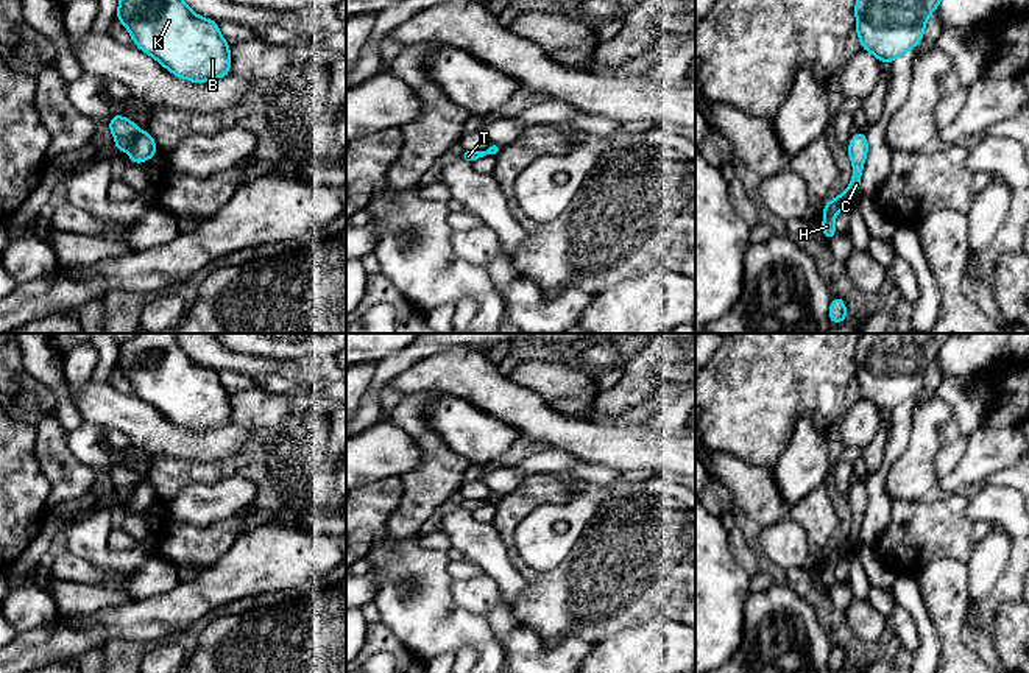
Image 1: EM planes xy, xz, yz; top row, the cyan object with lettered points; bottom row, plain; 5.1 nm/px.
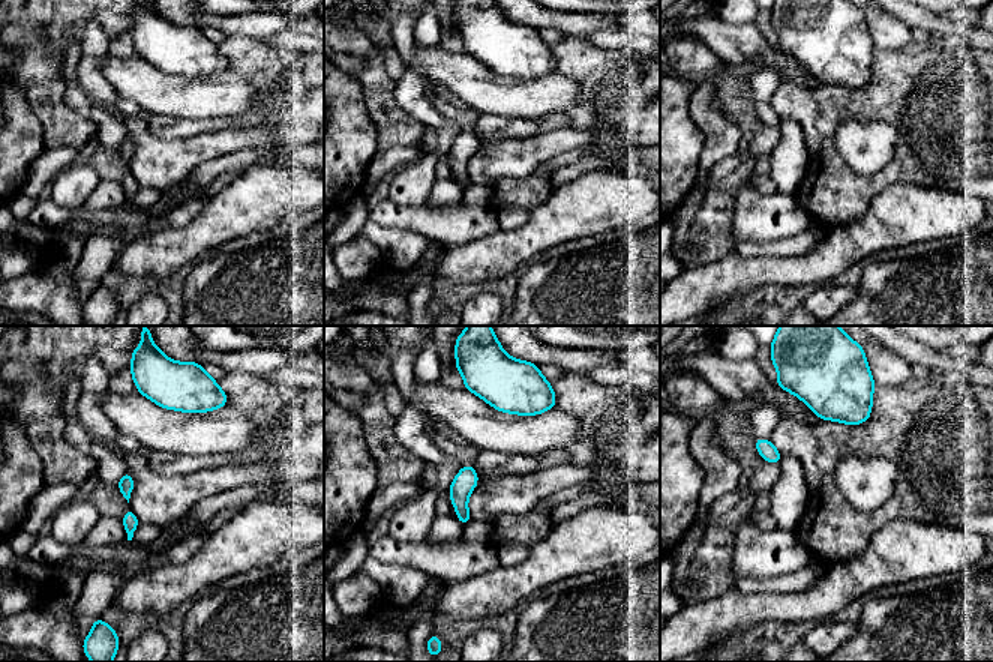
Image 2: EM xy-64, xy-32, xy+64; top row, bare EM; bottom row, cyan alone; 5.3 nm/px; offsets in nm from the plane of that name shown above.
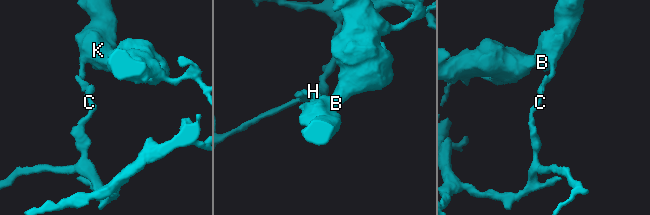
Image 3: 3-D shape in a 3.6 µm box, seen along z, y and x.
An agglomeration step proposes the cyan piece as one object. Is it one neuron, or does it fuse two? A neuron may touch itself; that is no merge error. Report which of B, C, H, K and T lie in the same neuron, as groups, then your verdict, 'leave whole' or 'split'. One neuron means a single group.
B K T / C H | split

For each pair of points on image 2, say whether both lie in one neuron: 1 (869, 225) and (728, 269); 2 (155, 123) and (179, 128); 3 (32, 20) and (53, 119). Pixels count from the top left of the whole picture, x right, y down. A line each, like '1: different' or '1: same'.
1: same
2: same
3: same

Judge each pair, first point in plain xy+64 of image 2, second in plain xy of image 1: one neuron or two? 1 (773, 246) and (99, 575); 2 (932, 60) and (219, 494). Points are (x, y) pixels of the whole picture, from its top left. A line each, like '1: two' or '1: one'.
1: two
2: two

